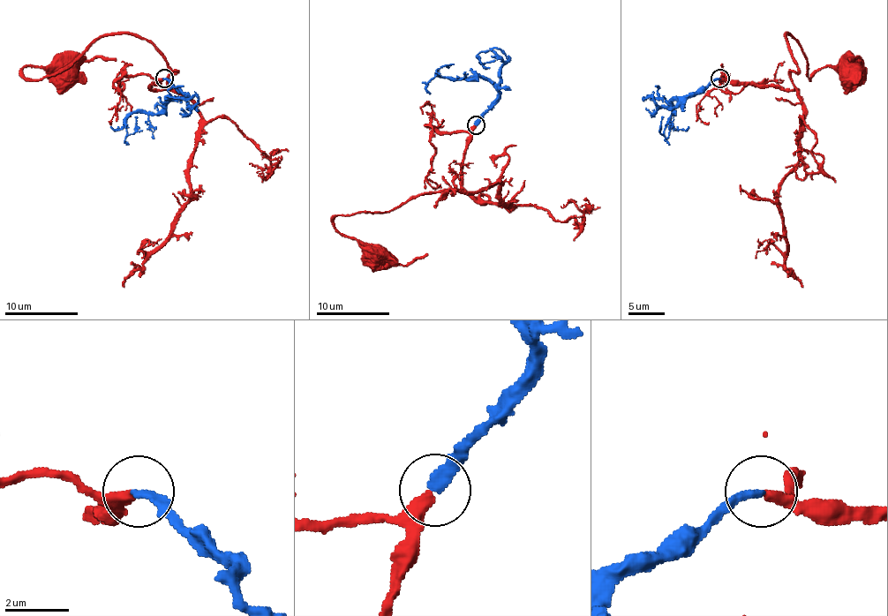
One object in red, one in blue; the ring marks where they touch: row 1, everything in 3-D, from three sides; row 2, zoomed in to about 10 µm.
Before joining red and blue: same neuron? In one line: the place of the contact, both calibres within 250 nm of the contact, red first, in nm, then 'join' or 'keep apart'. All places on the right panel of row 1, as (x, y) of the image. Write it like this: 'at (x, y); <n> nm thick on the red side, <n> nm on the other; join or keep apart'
at (719, 78); 380 nm thick on the red side, 320 nm on the other; join

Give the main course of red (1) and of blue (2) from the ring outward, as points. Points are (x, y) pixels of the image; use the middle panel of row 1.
1: (474, 125), (462, 185), (489, 199), (429, 191), (392, 211), (337, 214), (335, 227), (374, 257)
2: (476, 125), (498, 90), (480, 76), (445, 78), (438, 72), (441, 67), (447, 65), (448, 69)

